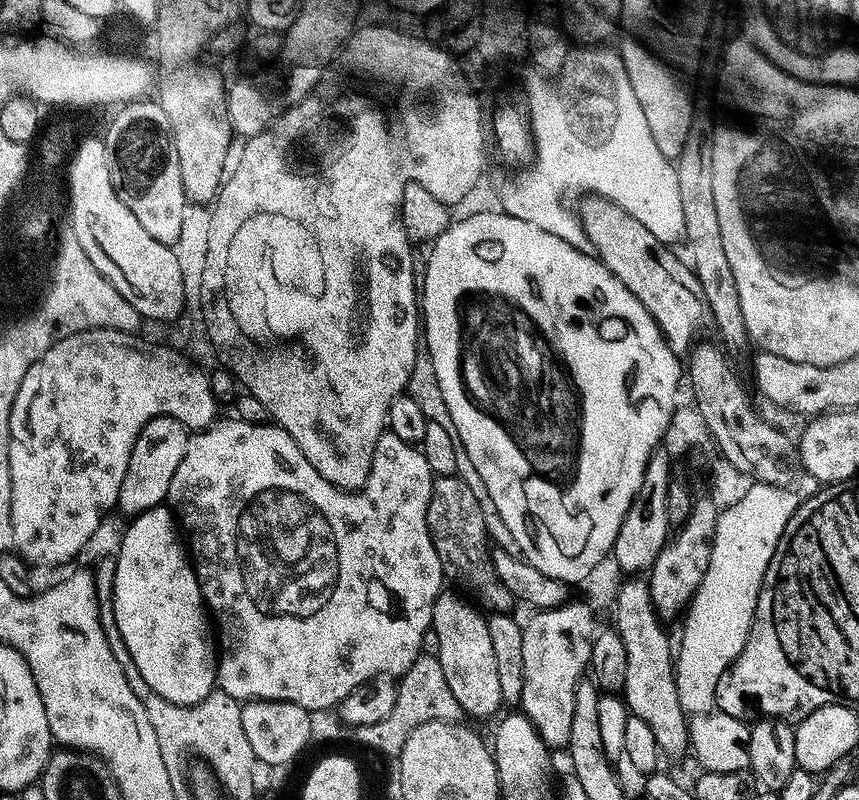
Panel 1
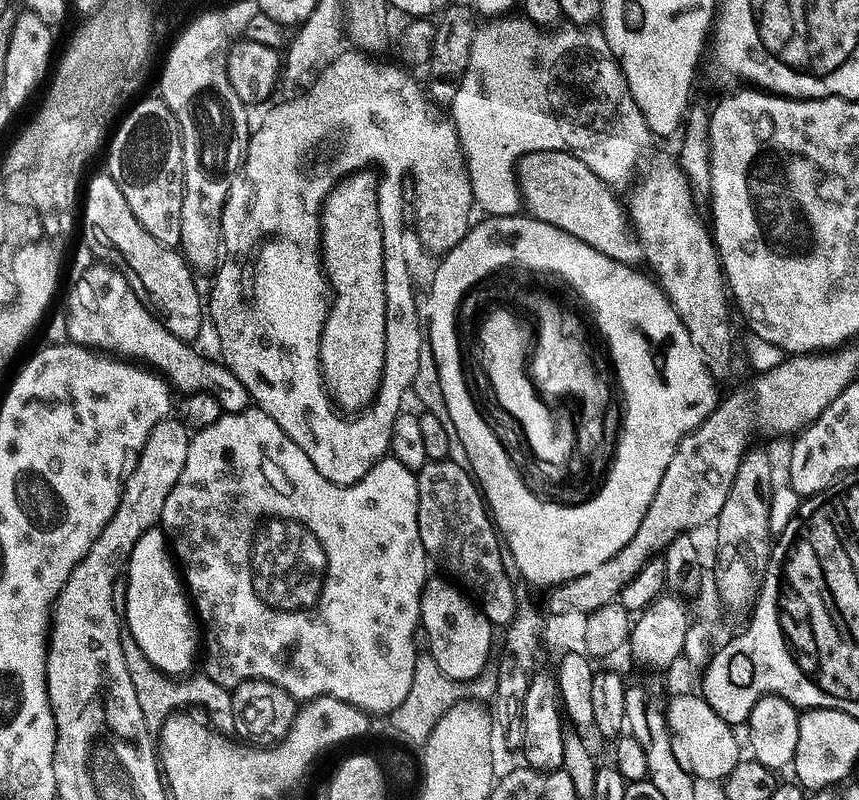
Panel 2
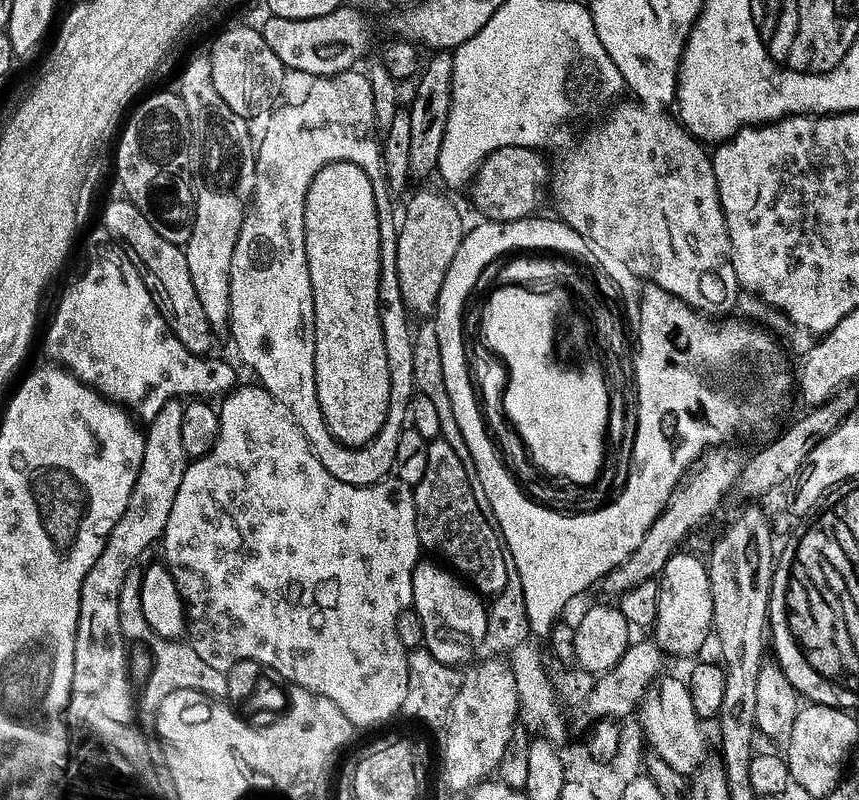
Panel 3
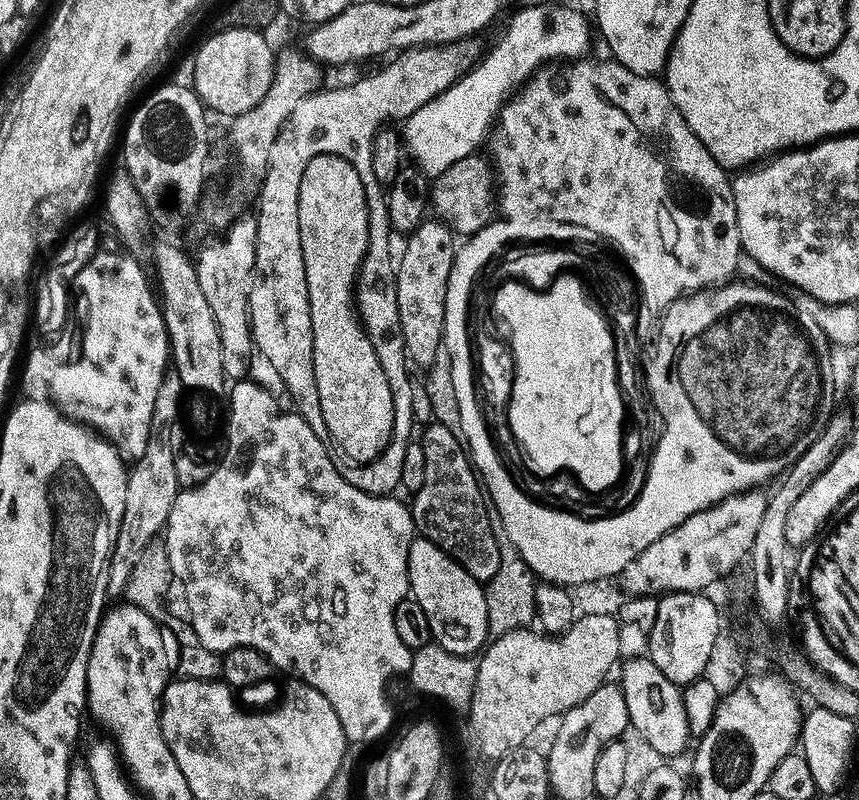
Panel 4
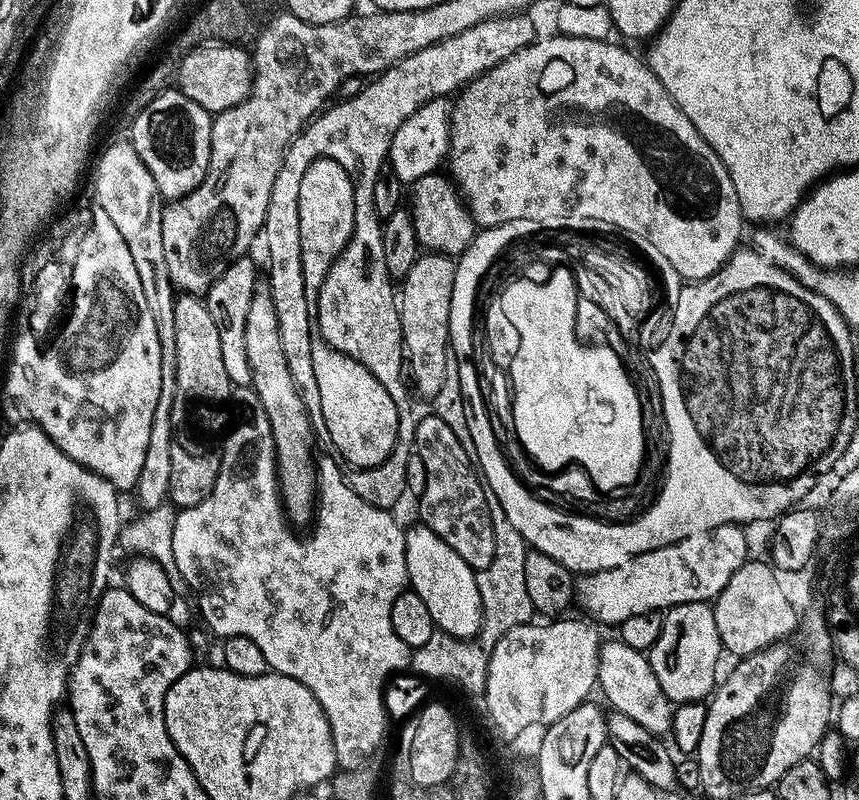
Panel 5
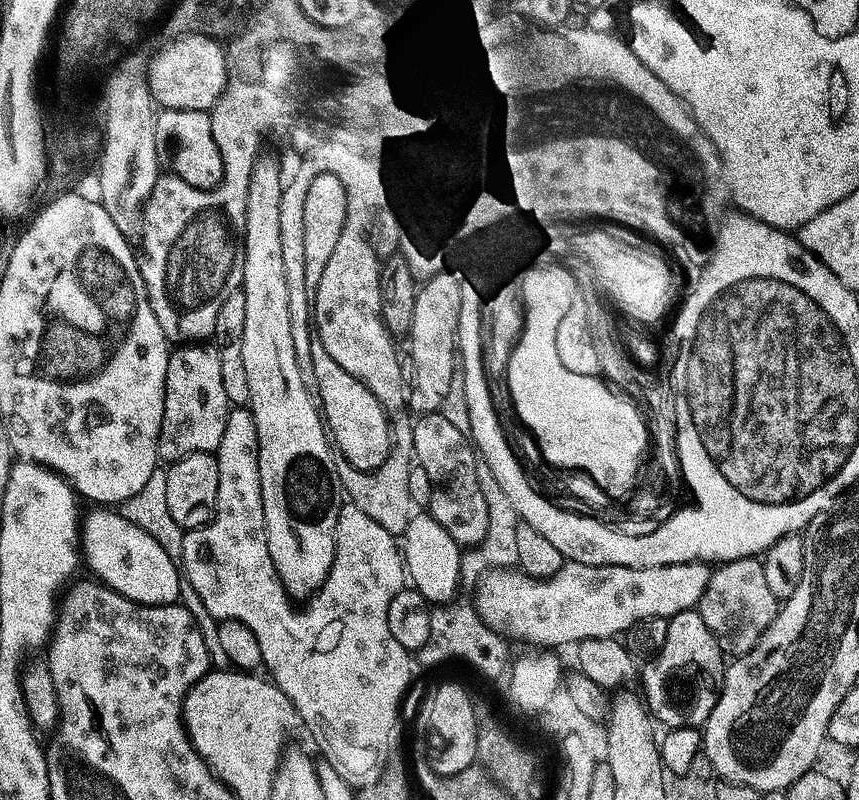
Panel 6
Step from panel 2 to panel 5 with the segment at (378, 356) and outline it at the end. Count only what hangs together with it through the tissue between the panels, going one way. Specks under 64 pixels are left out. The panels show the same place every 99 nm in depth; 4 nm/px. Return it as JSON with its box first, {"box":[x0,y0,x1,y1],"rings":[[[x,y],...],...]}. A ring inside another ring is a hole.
{"box":[300,160,400,469],"rings":[[[319,160],[314,162],[314,166],[310,166],[310,170],[306,170],[306,178],[302,178],[302,198],[300,199],[300,217],[302,218],[302,278],[306,282],[306,302],[309,309],[316,310],[321,307],[320,291],[326,282],[326,278],[330,274],[330,270],[334,266],[334,262],[346,250],[346,246],[356,234],[356,187],[350,178],[350,174],[341,164],[333,160]],[[313,331],[311,336],[311,354],[313,355],[314,375],[318,378],[320,391],[320,414],[322,425],[328,431],[334,447],[340,451],[339,459],[345,465],[353,464],[353,469],[377,468],[382,466],[394,454],[394,446],[400,433],[400,407],[394,402],[390,390],[378,382],[368,367],[357,360],[344,355],[326,343],[326,337],[321,331]]]}

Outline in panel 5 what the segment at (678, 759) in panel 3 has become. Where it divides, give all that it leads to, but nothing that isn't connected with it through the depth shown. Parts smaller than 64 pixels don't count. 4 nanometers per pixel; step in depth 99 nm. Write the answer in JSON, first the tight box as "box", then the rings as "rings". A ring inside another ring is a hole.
{"box":[599,640,675,738],"rings":[[[619,640],[603,643],[599,660],[599,689],[603,690],[613,711],[638,722],[644,729],[650,730],[657,738],[669,735],[672,730],[672,718],[675,712],[672,701],[666,698],[662,686],[658,683],[649,657],[640,651],[626,646]]]}

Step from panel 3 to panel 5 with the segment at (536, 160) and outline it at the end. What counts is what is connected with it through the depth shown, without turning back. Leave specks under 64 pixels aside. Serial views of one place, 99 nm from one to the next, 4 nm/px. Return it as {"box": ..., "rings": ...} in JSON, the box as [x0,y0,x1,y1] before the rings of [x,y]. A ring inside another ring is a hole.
{"box":[410,174,478,258],"rings":[[[433,174],[422,178],[410,188],[410,211],[421,249],[432,254],[459,258],[478,235],[478,225],[459,188],[447,175]]]}

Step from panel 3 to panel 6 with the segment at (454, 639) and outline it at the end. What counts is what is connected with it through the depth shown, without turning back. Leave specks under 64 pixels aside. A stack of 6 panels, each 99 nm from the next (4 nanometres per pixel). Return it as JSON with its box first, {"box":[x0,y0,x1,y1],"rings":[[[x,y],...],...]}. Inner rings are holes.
{"box":[402,514,462,606],"rings":[[[431,514],[413,515],[410,526],[402,537],[402,555],[407,579],[432,606],[451,605],[457,599],[456,591],[462,588],[460,575],[462,549]]]}

